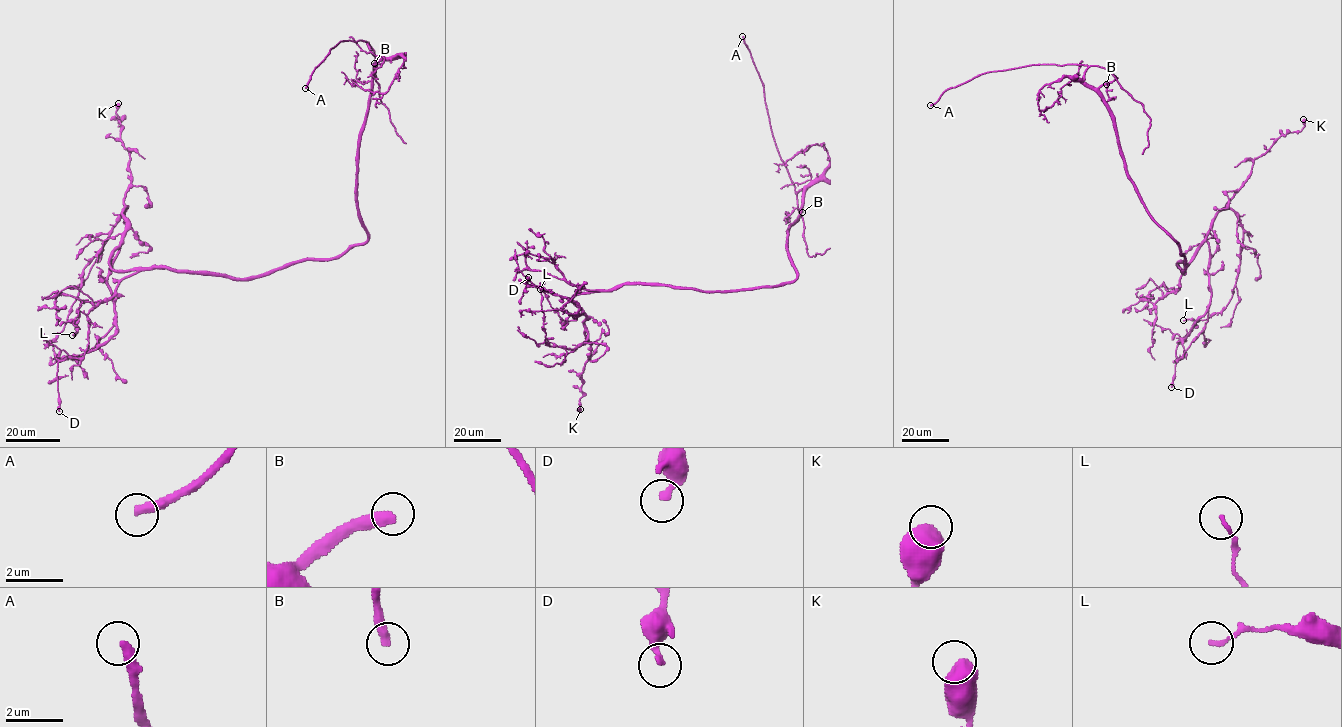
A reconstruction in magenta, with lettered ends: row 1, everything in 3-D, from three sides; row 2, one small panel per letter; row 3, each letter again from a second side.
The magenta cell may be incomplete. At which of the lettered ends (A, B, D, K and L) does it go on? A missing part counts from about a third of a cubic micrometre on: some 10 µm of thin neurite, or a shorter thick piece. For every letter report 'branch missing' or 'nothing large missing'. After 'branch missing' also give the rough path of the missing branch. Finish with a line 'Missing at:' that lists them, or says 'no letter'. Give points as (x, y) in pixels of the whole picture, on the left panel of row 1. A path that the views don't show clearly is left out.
A: branch missing
B: branch missing | (374, 63), (384, 70), (406, 13)
D: nothing large missing
K: nothing large missing
L: nothing large missing
Missing at: A, B

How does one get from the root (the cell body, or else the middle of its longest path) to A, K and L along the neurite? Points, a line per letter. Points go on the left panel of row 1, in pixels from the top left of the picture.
A: (323, 259), (338, 258), (367, 239), (357, 205), (357, 149), (375, 56), (365, 41), (341, 41), (305, 88)
K: (323, 259), (247, 278), (114, 270), (110, 257), (126, 229), (122, 208), (131, 176), (118, 103)
L: (323, 259), (247, 278), (116, 270), (110, 257), (126, 229), (126, 207), (83, 270), (72, 335)

